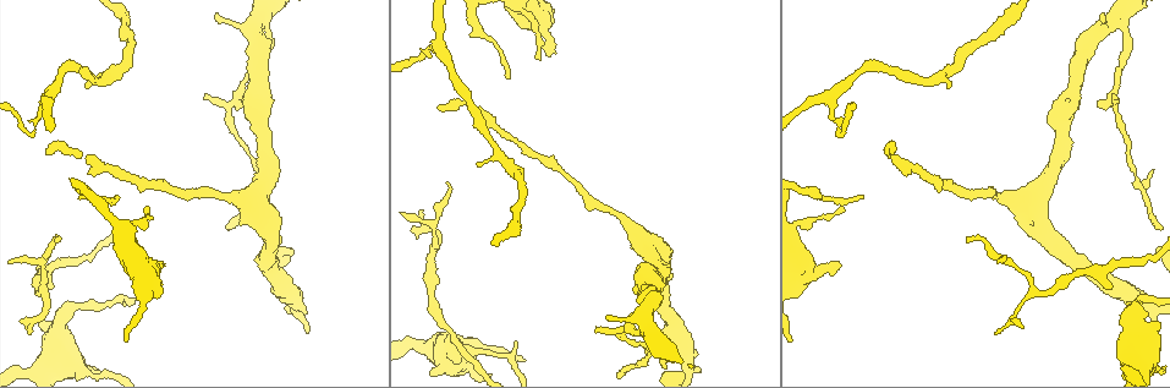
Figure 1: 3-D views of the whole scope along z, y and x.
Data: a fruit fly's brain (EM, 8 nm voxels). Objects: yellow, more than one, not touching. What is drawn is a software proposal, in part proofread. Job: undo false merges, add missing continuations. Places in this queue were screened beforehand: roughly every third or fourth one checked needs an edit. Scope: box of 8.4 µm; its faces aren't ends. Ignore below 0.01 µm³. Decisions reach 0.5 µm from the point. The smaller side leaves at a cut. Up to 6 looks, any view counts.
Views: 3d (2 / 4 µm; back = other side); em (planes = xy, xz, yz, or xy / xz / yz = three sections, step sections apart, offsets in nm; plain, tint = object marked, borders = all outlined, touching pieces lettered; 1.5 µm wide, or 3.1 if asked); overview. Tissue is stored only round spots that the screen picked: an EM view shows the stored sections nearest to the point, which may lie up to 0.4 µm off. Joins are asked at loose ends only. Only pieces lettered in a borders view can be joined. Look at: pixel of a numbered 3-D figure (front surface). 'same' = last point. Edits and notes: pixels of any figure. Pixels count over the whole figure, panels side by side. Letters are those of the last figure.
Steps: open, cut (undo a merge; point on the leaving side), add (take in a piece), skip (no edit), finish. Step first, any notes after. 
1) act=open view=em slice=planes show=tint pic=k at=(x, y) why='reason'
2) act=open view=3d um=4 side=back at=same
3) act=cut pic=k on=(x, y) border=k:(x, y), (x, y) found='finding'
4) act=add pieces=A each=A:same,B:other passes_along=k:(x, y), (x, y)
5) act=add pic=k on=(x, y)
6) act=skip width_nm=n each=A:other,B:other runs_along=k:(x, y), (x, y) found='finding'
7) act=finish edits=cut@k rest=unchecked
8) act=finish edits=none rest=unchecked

act=open view=3d um=2 side=back pic=1 at=(597, 329) why='thin end'

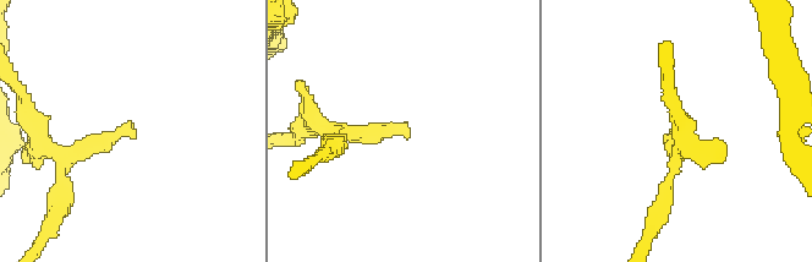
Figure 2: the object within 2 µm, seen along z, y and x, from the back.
act=open view=em slice=planes show=borders pic=2 at=(403, 127) why='need the tissue'

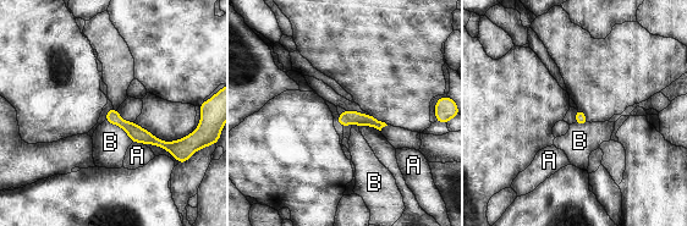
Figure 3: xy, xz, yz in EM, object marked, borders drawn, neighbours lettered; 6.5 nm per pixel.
act=skip each=A:other,B:other runs_along=3:(110, 111), (137, 134), (177, 143) found='no lettered piece goes on from it'

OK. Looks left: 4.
act=open view=3d um=4 pic=1 at=(435, 248) why='arms part here'

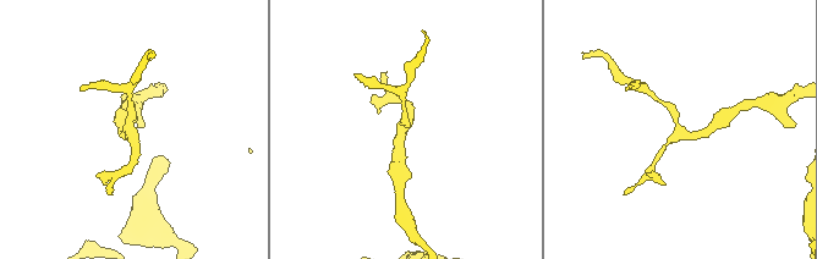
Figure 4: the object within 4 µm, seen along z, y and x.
act=open view=em slice=planes show=borders pic=4 at=(681, 134) arms=3 why='now the EM'

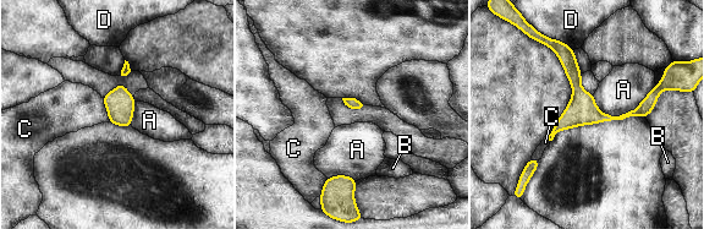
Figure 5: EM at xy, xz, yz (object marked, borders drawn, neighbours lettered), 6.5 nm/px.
act=skip each=A:other,B:other,C:other,D:other border=5:(655, 83), (619, 115), (593, 98) found='continuous, no second neuron'

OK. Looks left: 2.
act=finish edits=none rest=unchecked

